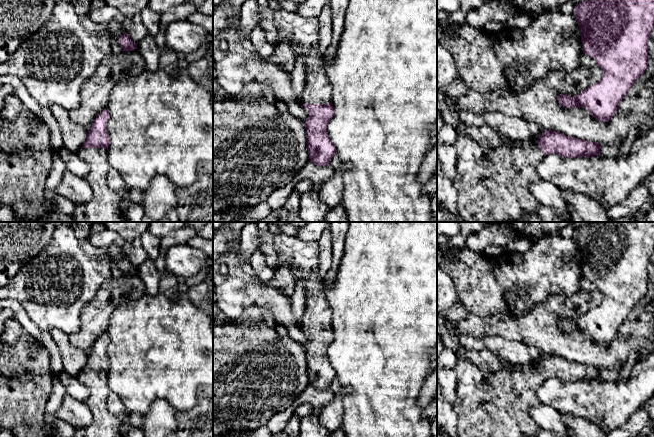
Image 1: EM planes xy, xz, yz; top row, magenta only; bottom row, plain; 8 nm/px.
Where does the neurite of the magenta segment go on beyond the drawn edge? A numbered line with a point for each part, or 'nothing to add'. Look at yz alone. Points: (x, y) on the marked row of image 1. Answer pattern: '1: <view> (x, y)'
1: yz (493, 185)

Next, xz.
1: xz (302, 32)

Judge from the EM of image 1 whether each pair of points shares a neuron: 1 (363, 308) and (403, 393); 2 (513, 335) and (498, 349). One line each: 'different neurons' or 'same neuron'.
1: same neuron
2: different neurons

